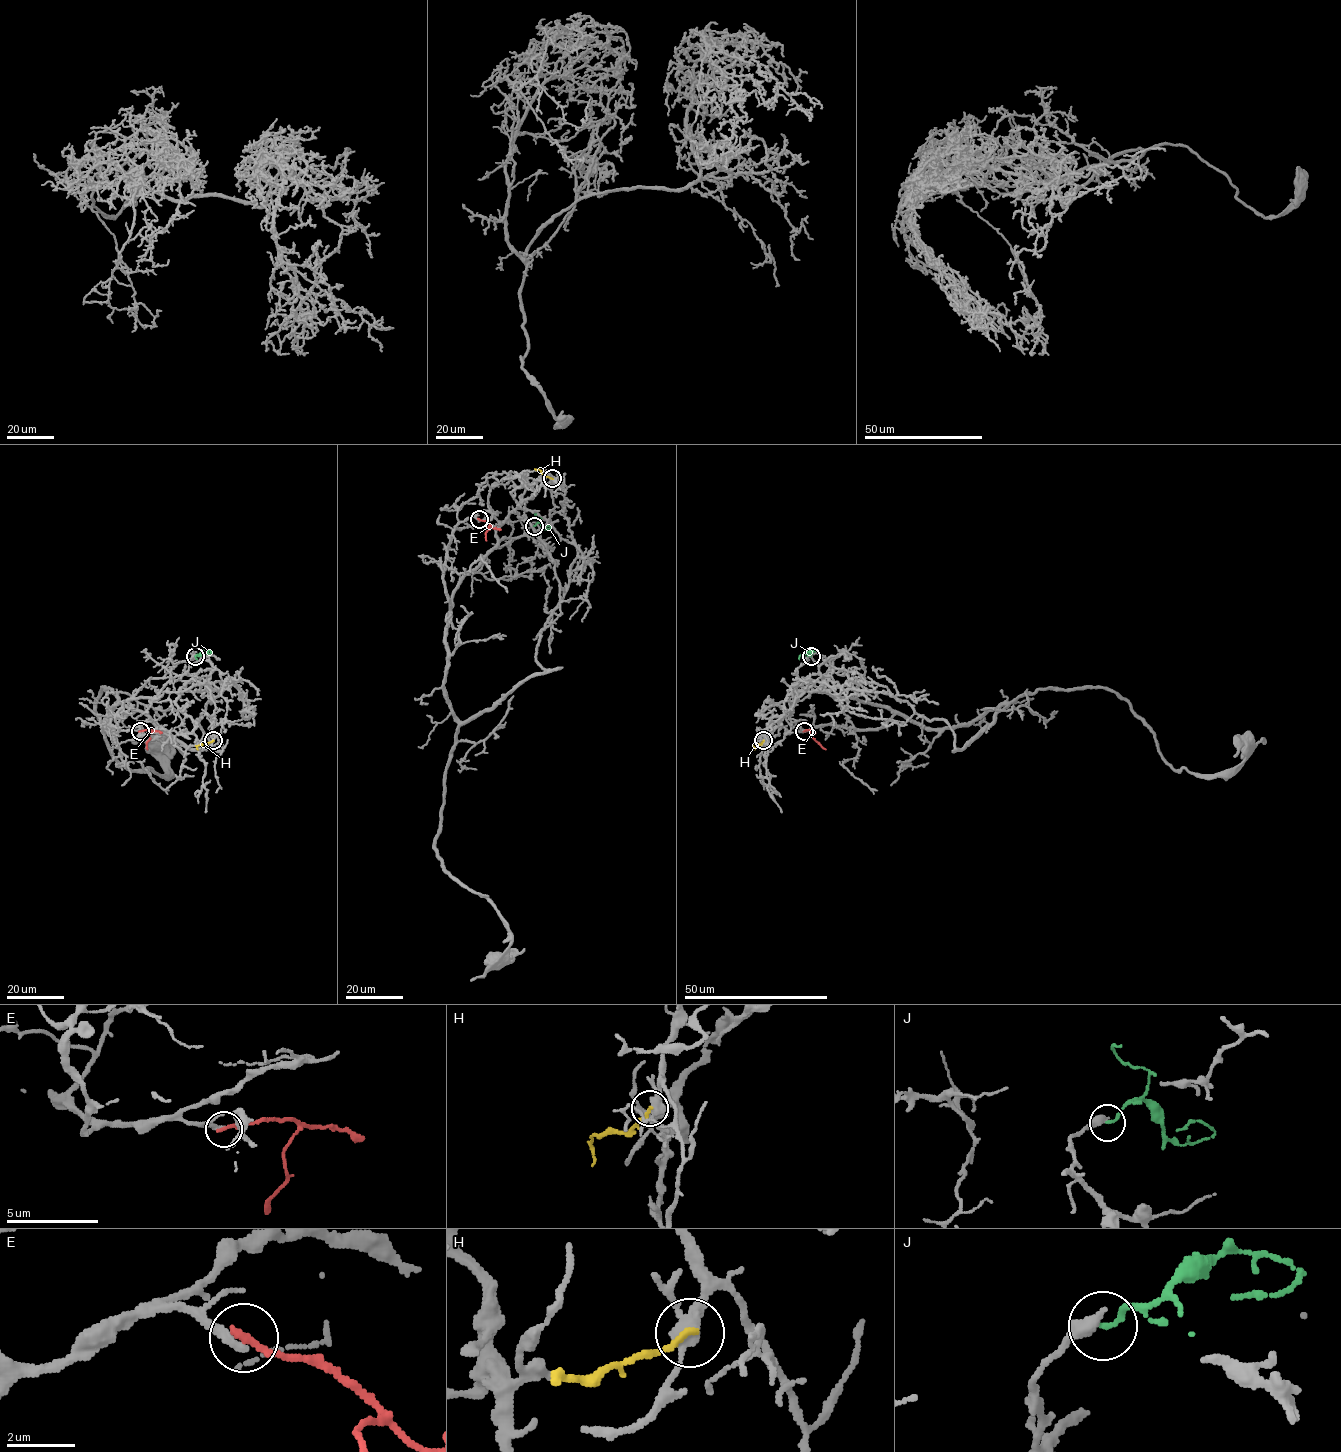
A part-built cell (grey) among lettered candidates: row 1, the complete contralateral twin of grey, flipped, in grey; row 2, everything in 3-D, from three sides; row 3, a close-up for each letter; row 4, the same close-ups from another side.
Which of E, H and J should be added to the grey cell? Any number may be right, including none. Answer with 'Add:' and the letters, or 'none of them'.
Add: none of them

